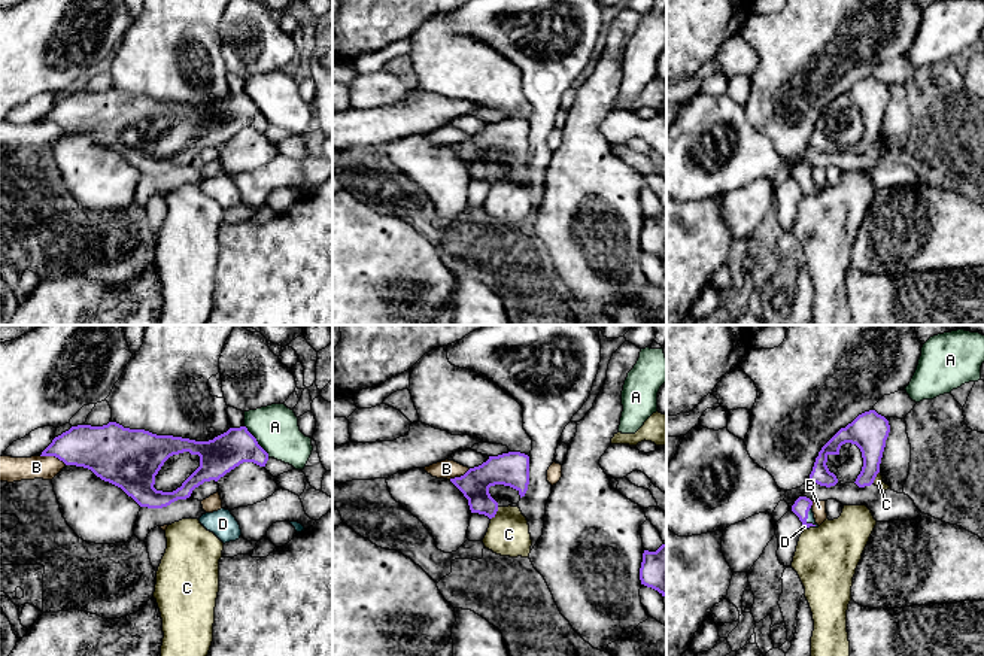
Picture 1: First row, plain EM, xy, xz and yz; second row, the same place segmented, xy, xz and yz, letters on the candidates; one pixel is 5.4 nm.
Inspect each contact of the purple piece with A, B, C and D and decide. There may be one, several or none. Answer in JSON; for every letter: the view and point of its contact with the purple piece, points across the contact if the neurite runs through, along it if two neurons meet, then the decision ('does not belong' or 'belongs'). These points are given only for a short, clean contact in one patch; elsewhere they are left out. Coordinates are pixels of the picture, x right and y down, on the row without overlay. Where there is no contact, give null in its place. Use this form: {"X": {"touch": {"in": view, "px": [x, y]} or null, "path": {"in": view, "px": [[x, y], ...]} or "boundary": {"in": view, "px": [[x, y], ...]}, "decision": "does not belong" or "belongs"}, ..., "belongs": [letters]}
{"A": {"touch": {"in": "xy", "px": [257, 108]}, "decision": "does not belong"}, "B": {"touch": {"in": "xy", "px": [54, 121]}, "decision": "does not belong"}, "C": {"touch": {"in": "xz", "px": [495, 179]}, "decision": "does not belong"}, "D": {"touch": {"in": "yz", "px": [807, 184]}, "path": {"in": "yz", "px": [[801, 173], [807, 184], [810, 185]]}, "decision": "belongs"}, "belongs": ["D"]}

